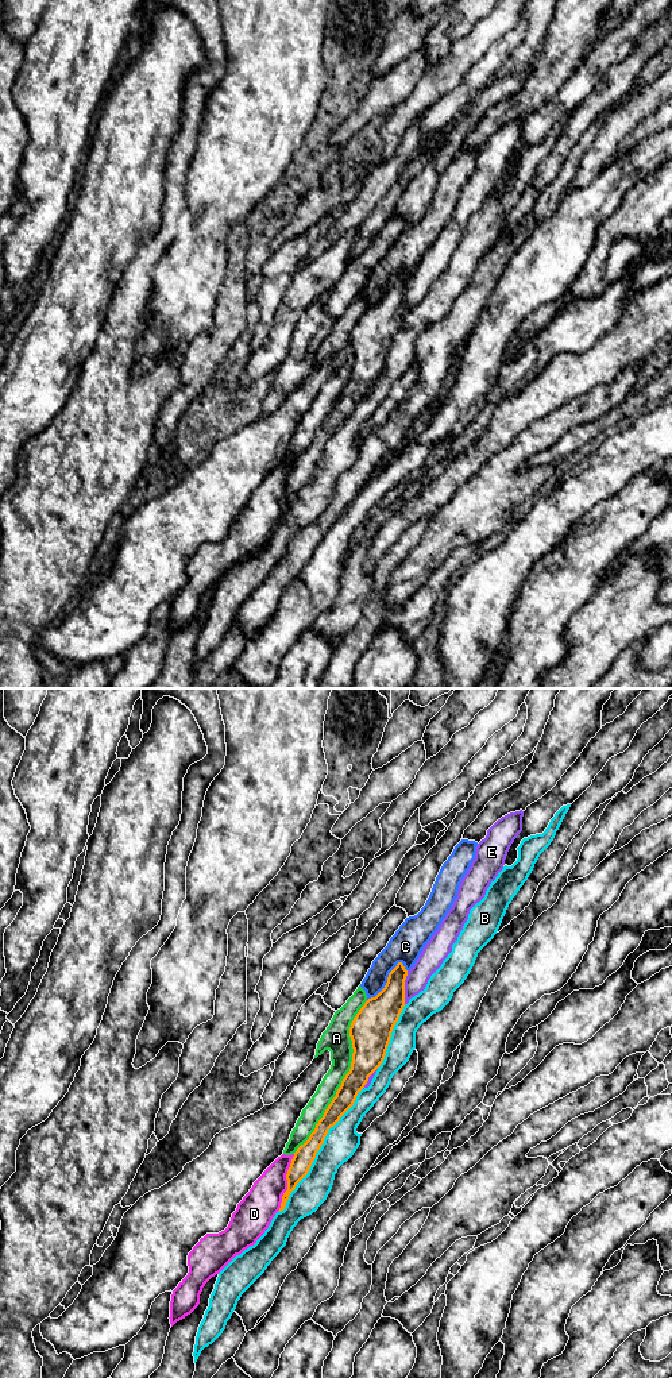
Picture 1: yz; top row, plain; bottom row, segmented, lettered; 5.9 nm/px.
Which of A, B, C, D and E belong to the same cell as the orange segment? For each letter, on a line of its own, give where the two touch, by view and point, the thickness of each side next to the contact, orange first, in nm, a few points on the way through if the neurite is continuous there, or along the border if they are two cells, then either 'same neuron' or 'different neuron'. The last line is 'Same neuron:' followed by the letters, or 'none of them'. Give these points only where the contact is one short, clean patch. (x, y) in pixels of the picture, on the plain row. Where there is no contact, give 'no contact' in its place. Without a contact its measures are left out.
A: yz (344, 386) | 200/160 nm | different neuron
B: yz (319, 458) | 120/200 nm | different neuron
C: yz (387, 290) | 220/200 nm | different neuron
D: yz (288, 491) | 120/220 nm | different neuron
E: yz (404, 296) | 220/140 nm | different neuron
Same neuron: none of them

